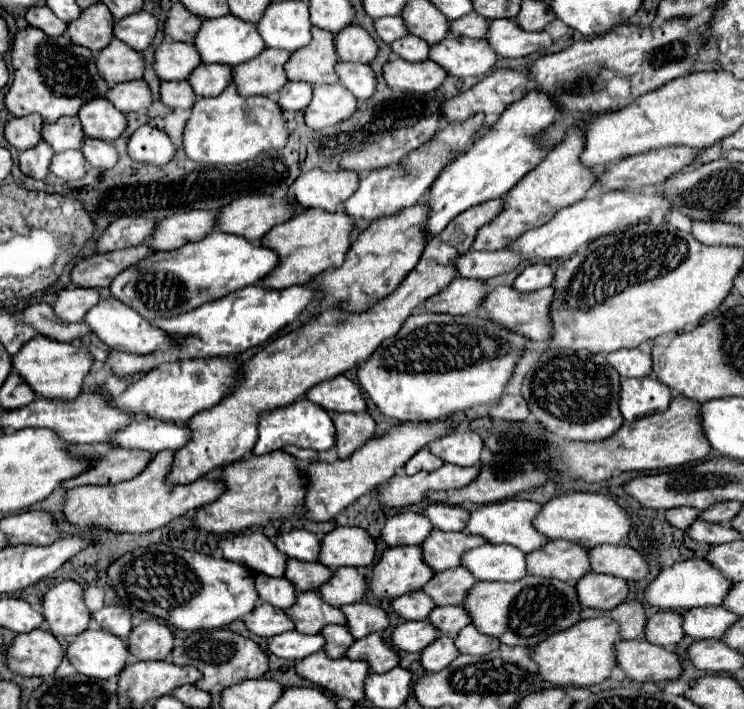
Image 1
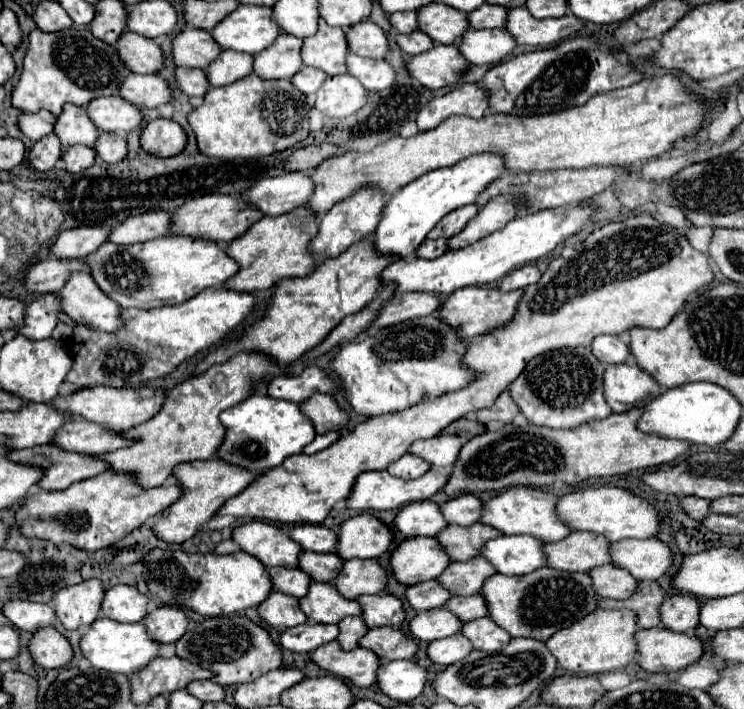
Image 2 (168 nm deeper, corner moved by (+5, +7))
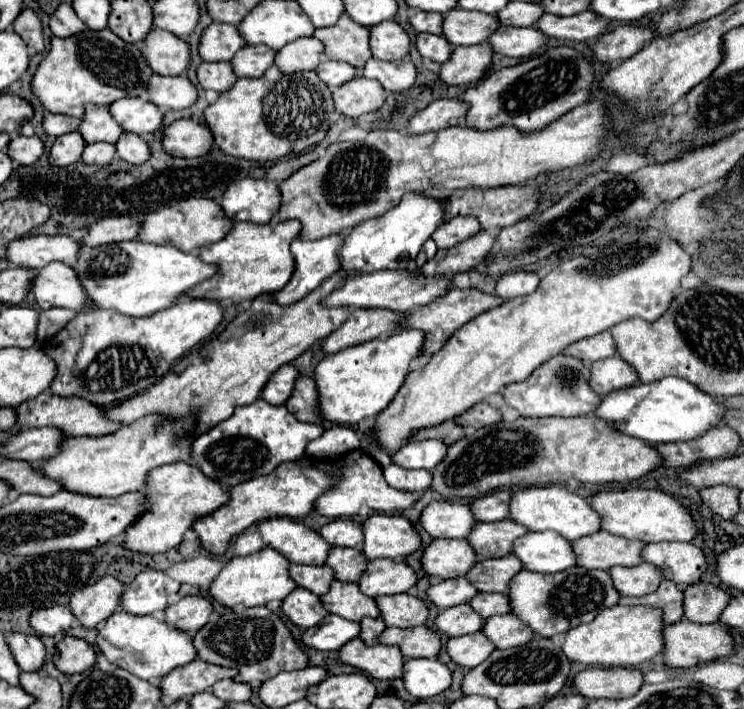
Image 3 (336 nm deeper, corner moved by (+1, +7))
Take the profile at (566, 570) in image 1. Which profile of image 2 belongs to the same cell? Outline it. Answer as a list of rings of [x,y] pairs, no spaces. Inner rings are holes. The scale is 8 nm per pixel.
[[[572,531],[562,541],[546,543],[544,551],[548,557],[548,567],[560,571],[588,573],[594,567],[612,563],[608,539],[586,531]]]

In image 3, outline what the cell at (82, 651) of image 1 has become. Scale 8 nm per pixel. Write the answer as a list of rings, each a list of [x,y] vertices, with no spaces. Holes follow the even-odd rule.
[[[116,611],[112,613],[112,617],[106,619],[106,625],[98,631],[96,647],[112,665],[128,669],[132,675],[146,681],[158,681],[174,667],[186,665],[196,657],[192,639],[186,633],[176,631],[164,621],[154,619],[150,615],[132,617],[124,611]]]

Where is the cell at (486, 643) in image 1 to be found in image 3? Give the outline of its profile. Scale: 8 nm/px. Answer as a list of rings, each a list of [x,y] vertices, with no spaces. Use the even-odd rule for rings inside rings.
[[[512,613],[488,617],[484,621],[482,633],[496,645],[496,649],[518,647],[524,645],[528,639],[532,639],[532,631],[522,621],[518,621]]]

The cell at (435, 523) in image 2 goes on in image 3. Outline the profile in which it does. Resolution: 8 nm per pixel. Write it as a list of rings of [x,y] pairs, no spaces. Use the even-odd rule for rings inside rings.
[[[432,501],[420,515],[420,525],[434,538],[466,537],[468,529],[474,525],[474,517],[468,505],[448,503],[448,501]]]

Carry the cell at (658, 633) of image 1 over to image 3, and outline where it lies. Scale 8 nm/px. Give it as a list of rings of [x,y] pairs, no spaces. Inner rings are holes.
[[[692,583],[684,591],[684,619],[700,625],[716,623],[724,605],[728,605],[728,593],[710,583]]]

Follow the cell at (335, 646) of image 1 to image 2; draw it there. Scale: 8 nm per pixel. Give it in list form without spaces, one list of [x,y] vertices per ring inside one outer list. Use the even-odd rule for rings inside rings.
[[[346,617],[338,623],[338,627],[340,627],[338,641],[346,651],[356,649],[360,637],[364,637],[368,633],[368,625],[364,625],[362,617]]]

